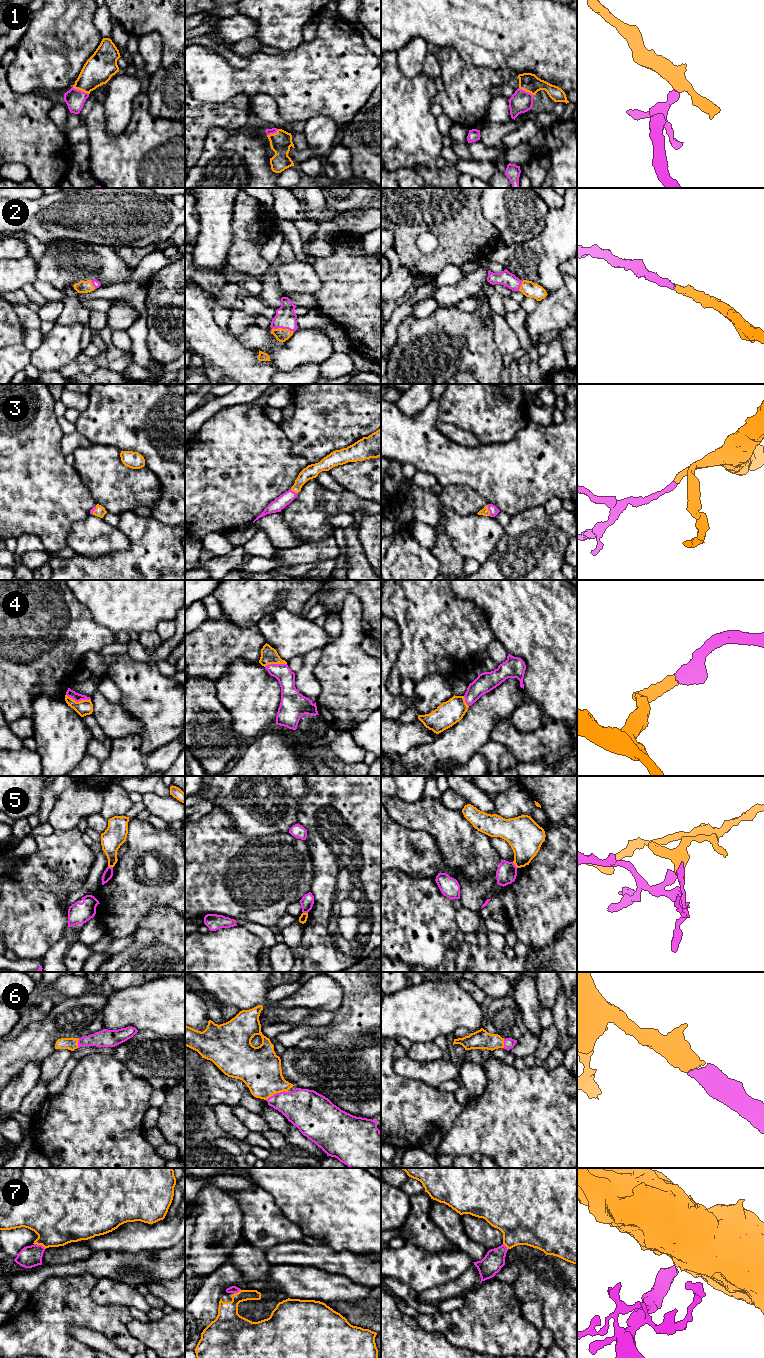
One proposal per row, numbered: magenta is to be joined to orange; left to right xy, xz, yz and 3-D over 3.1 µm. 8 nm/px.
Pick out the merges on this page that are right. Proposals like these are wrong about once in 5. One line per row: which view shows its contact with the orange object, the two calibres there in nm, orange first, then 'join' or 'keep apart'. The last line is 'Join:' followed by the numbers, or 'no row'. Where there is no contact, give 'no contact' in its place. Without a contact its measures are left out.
1: meets orange in xy; 240 nm thick on the orange side, 160 nm on the other; join
2: meets orange in xz; 100 nm thick on the orange side, 170 nm on the other; join
3: meets orange in yz; 60 nm thick on the orange side, 70 nm on the other; join
4: meets orange in xy; 130 nm thick on the orange side, 70 nm on the other; join
5: meets orange in yz; 280 nm thick on the orange side, 160 nm on the other; keep apart
6: meets orange in xz; 340 nm thick on the orange side, 300 nm on the other; join
7: meets orange in xy; 420 nm thick on the orange side, 180 nm on the other; join
Join: 1, 2, 3, 4, 6, 7

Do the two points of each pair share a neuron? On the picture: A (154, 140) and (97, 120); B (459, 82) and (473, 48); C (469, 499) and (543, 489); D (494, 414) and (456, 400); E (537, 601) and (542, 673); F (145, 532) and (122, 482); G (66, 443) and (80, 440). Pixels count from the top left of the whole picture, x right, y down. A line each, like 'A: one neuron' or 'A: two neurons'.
A: one neuron
B: two neurons
C: two neurons
D: one neuron
E: one neuron
F: two neurons
G: one neuron

